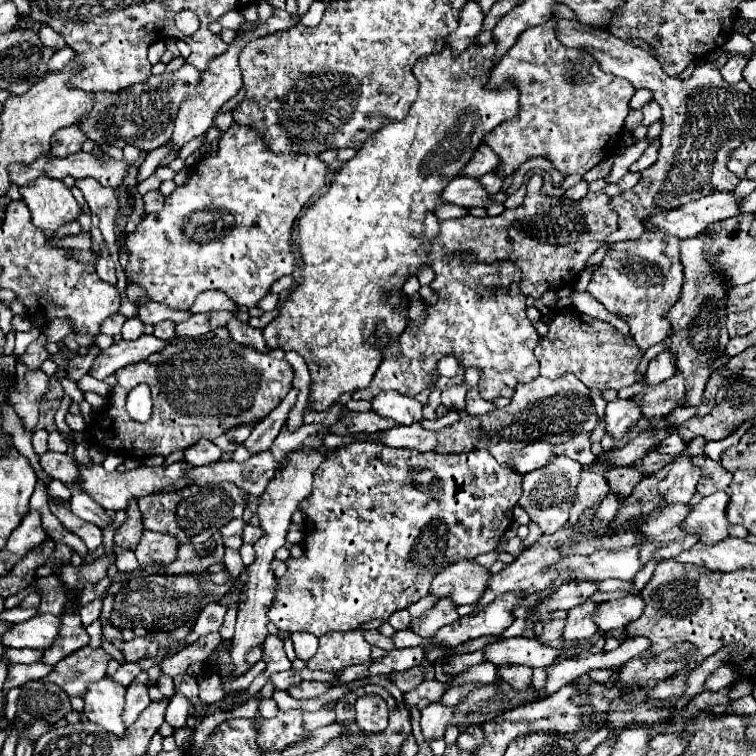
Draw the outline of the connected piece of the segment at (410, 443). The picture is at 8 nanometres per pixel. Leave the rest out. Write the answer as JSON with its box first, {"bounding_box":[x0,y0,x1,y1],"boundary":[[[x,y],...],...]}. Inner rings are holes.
{"bounding_box":[382,422,438,452],"boundary":[[[416,422],[410,426],[396,426],[392,430],[386,430],[382,444],[392,448],[414,448],[418,452],[434,452],[438,446],[438,436],[436,432],[426,430]]]}

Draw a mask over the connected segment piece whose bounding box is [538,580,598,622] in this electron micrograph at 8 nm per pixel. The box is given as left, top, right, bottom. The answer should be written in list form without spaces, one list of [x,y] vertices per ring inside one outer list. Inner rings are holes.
[[[584,580],[584,582],[566,582],[562,584],[546,604],[538,604],[538,612],[540,612],[540,620],[544,622],[548,618],[548,612],[554,610],[570,610],[578,604],[582,604],[584,600],[592,598],[592,594],[598,590],[596,582]]]

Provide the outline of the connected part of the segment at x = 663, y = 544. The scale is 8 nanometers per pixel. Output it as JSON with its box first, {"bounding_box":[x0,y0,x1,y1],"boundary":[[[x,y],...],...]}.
{"bounding_box":[640,504,700,564],"boundary":[[[666,504],[648,516],[648,524],[642,528],[648,540],[640,544],[640,558],[644,564],[652,558],[674,558],[700,540],[698,532],[688,532],[682,526],[690,510],[690,504]]]}

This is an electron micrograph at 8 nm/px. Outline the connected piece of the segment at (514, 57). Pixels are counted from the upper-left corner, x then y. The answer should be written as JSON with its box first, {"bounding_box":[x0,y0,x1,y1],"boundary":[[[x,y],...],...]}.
{"bounding_box":[484,18,636,176],"boundary":[[[550,18],[540,26],[532,26],[518,36],[518,42],[500,58],[496,68],[492,70],[488,88],[498,88],[504,82],[516,82],[520,90],[520,116],[510,122],[502,122],[496,126],[484,142],[500,156],[500,170],[510,176],[522,162],[528,158],[544,156],[552,160],[552,164],[564,174],[584,174],[594,168],[598,162],[614,154],[614,150],[622,144],[624,120],[628,116],[628,102],[634,96],[636,88],[628,84],[628,80],[616,78],[600,68],[600,64],[584,50],[566,48],[560,44],[556,36],[556,20]]]}

